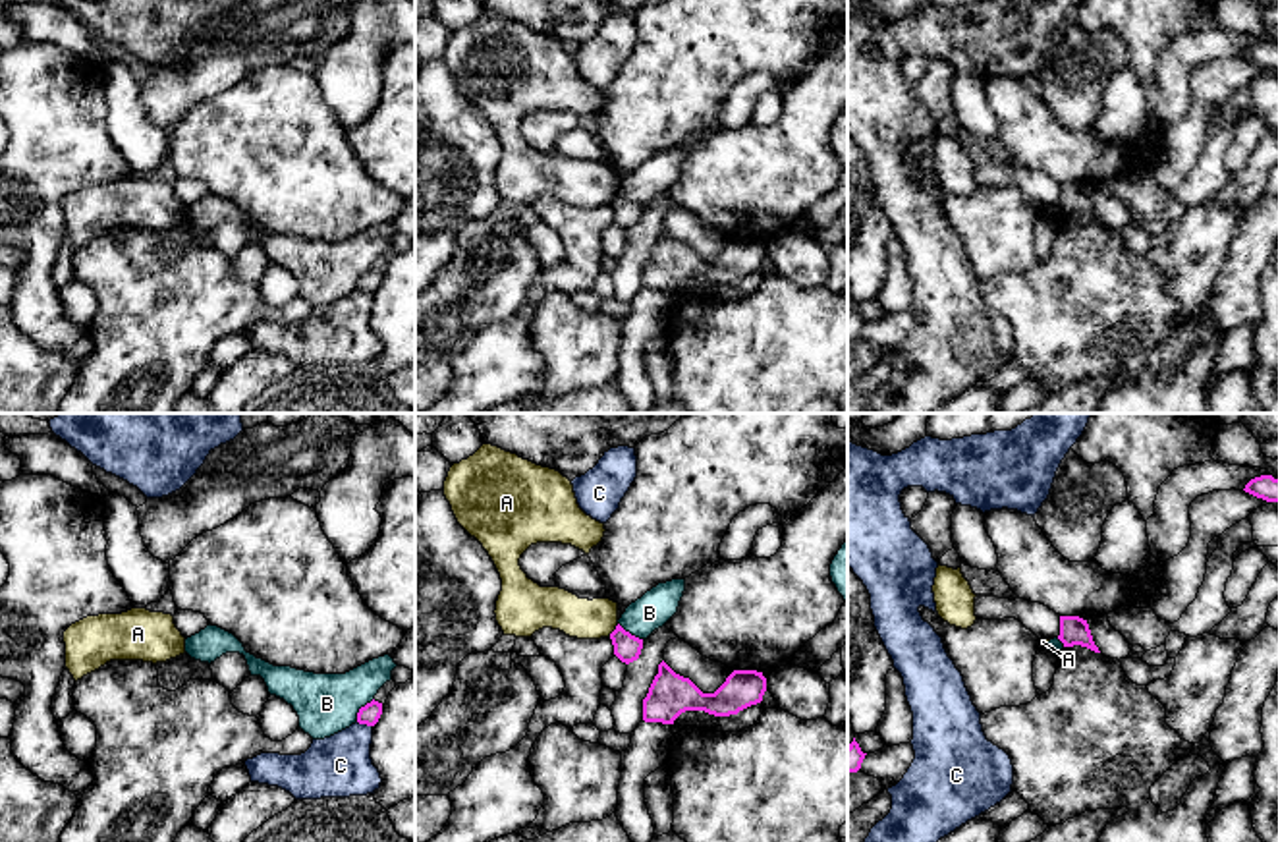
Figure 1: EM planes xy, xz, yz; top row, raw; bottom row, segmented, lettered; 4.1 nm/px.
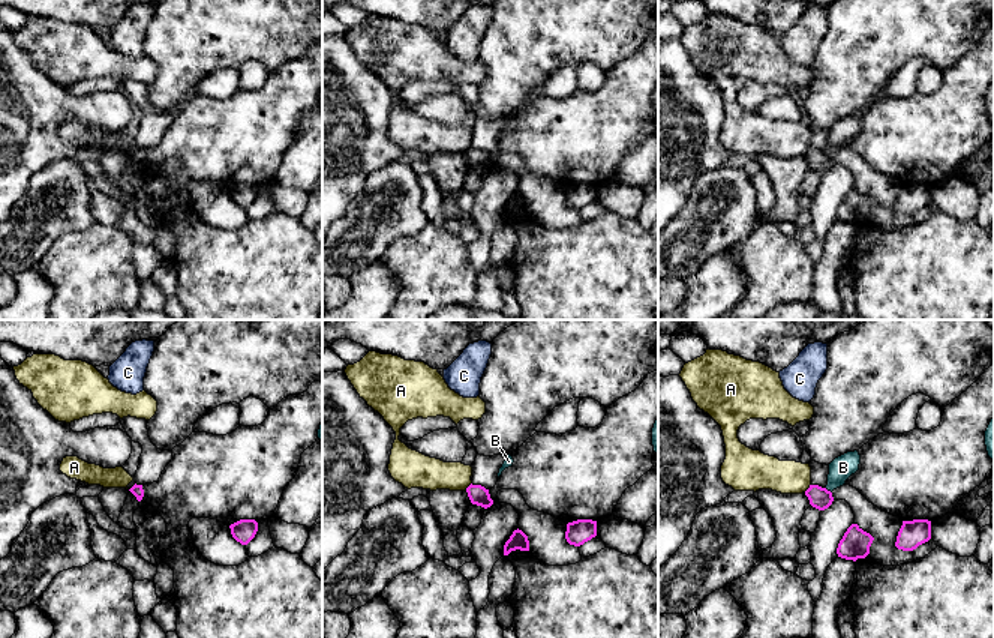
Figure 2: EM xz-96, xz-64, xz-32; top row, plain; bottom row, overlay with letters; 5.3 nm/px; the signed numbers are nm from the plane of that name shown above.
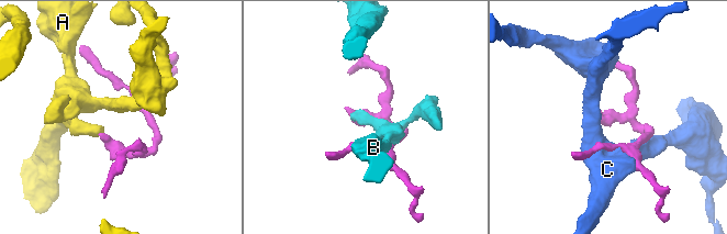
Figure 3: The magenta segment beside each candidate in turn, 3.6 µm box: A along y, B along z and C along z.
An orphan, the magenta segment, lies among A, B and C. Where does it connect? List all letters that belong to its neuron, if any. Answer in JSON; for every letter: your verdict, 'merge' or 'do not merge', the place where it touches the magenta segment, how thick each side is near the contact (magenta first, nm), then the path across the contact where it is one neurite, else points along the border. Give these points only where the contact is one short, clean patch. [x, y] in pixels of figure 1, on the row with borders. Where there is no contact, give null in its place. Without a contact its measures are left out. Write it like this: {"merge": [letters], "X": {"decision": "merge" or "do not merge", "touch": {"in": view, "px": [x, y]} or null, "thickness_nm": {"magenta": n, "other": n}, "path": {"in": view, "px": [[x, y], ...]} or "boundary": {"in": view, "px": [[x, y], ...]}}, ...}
{"merge": [], "A": {"decision": "do not merge", "touch": {"in": "xz", "px": [614, 630]}, "thickness_nm": {"magenta": 110, "other": 170}, "boundary": {"in": "xz", "px": [[618, 624], [609, 636]]}}, "B": {"decision": "do not merge", "touch": {"in": "xy", "px": [360, 709]}, "thickness_nm": {"magenta": 90, "other": 260}}, "C": {"decision": "do not merge", "touch": {"in": "xy", "px": [365, 723]}, "thickness_nm": {"magenta": 90, "other": 260}}}

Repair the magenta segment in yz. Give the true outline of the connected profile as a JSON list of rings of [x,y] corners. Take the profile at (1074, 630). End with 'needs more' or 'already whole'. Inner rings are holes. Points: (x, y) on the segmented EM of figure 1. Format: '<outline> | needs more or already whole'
[[[975,597],[977,620],[1004,620],[1015,618],[1039,639],[1058,637],[1064,647],[1081,645],[1095,653],[1100,653],[1093,641],[1087,620],[1079,616],[1060,616],[1041,603],[1025,599],[998,599],[998,597]]] | needs more

